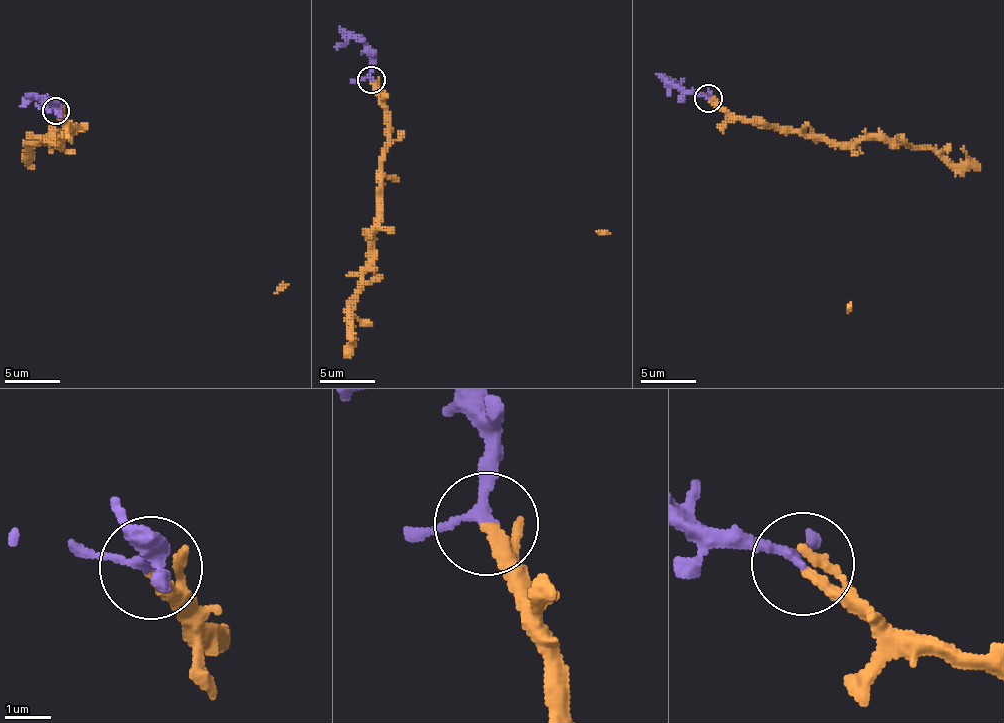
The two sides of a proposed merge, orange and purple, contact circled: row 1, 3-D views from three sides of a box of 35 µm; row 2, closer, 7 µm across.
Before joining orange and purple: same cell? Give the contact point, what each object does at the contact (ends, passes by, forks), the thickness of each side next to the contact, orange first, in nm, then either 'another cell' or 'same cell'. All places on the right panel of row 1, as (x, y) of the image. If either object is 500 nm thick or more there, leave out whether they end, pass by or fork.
(708, 98) | orange ends | purple passes by | 280/190 nm | same cell

